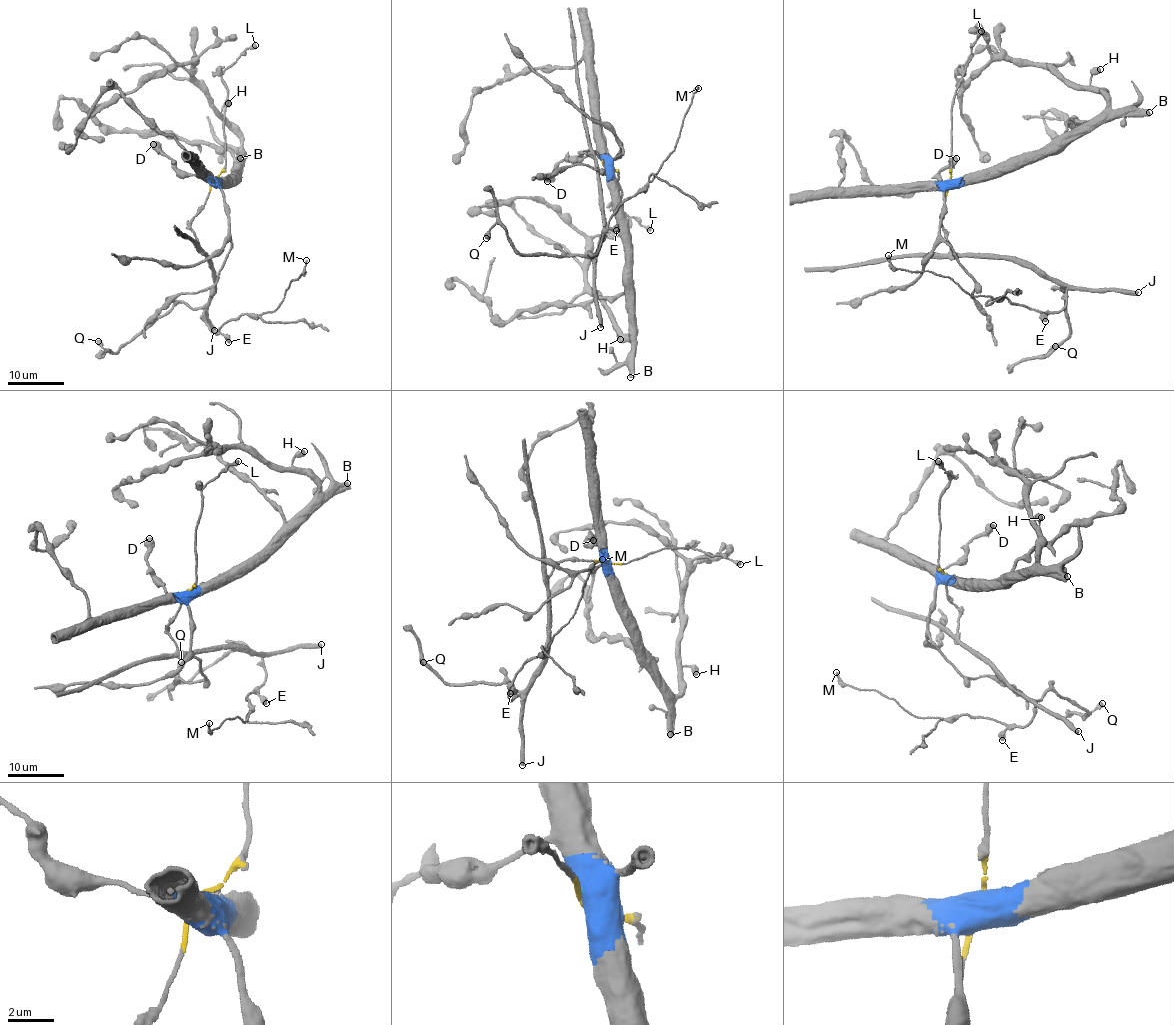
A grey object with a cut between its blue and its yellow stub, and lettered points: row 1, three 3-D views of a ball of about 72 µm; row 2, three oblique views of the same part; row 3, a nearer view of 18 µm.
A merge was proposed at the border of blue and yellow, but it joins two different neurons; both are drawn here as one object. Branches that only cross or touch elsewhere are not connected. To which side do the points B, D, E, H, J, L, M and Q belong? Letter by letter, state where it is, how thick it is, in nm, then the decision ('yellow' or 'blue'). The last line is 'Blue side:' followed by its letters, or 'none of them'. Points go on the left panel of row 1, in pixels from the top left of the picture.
B: (240, 158) | 550 nm | blue
D: (153, 144) | 750 nm | blue
E: (228, 342) | 480 nm | yellow
H: (228, 103) | 600 nm | blue
J: (214, 330) | 460 nm | yellow
L: (255, 45) | 480 nm | yellow
M: (306, 260) | 200 nm | yellow
Q: (98, 341) | 650 nm | yellow
Blue side: B, D, H

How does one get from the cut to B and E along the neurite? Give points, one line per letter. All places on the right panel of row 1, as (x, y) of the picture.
B: (950, 183), (969, 181), (1061, 152), (1101, 122), (1149, 111)
E: (950, 183), (942, 225), (951, 250), (1028, 261), (1060, 282), (1066, 288), (1064, 306), (1043, 315), (1046, 321)

